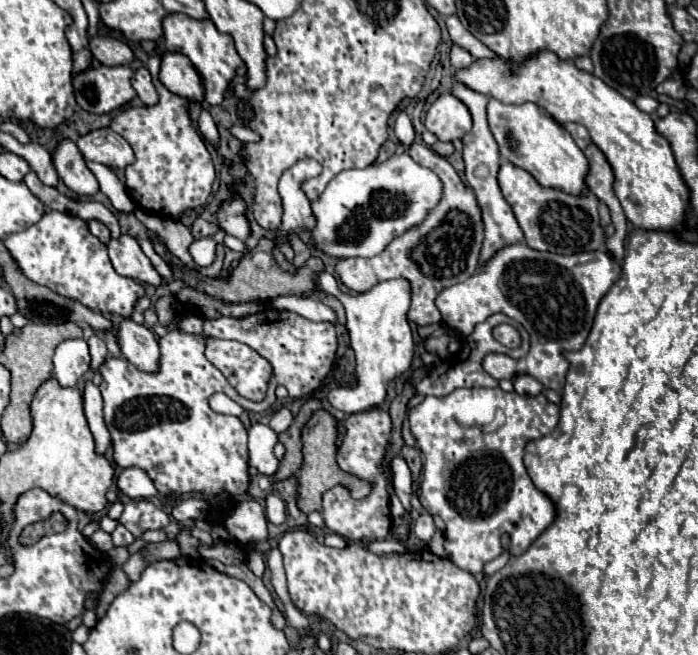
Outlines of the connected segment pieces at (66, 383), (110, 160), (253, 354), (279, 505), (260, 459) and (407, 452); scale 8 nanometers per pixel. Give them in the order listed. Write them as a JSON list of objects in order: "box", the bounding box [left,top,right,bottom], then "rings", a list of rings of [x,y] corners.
[{"box":[53,339,91,387],"rings":[[[67,339],[59,343],[53,357],[53,375],[63,387],[73,387],[91,369],[89,345],[85,339]]]},{"box":[77,127,135,167],"rings":[[[111,127],[89,131],[77,139],[77,147],[87,161],[103,163],[107,167],[127,167],[135,161],[131,145]]]},{"box":[205,340,273,401],"rings":[[[220,340],[220,349],[206,350],[205,356],[229,379],[229,383],[243,397],[247,397],[251,401],[261,401],[265,397],[265,391],[269,387],[269,377],[273,377],[273,367],[255,349],[238,341]]]},{"box":[265,493,285,525],"rings":[[[271,493],[265,497],[265,515],[267,515],[269,523],[273,523],[273,525],[285,523],[285,503],[279,495]]]},{"box":[249,423,279,477],"rings":[[[255,423],[249,429],[249,465],[257,467],[259,473],[271,477],[275,475],[279,461],[273,455],[273,445],[277,443],[277,433],[263,423]]]},{"box":[401,445,421,479],"rings":[[[405,445],[405,447],[401,449],[401,455],[403,455],[405,461],[409,463],[409,469],[411,469],[413,477],[417,479],[419,473],[421,473],[421,451],[419,451],[417,447],[409,447],[409,445]]]}]

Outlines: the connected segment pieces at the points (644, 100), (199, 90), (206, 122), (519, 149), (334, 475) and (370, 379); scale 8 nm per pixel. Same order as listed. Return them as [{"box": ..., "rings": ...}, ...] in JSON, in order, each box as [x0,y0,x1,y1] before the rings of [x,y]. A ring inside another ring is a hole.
[{"box":[635,97,659,115],"rings":[[[639,97],[639,99],[635,99],[635,105],[637,105],[641,111],[653,115],[655,109],[657,109],[657,105],[659,105],[659,101],[653,99],[653,97]]]},{"box":[159,51,203,99],"rings":[[[167,51],[161,57],[161,71],[159,81],[171,91],[185,99],[203,99],[203,83],[199,73],[193,69],[191,61],[181,53]]]},{"box":[199,100,219,147],"rings":[[[203,100],[200,105],[202,106],[202,111],[201,115],[199,115],[199,131],[201,131],[201,135],[203,135],[211,145],[217,147],[219,133],[217,133],[217,125],[215,125],[215,121],[213,121],[213,117],[211,117],[211,113],[209,112],[210,105],[206,100]]]},{"box":[487,99,589,193],"rings":[[[489,99],[487,105],[489,129],[499,145],[501,157],[509,163],[529,171],[543,187],[555,187],[565,193],[581,193],[585,187],[585,175],[589,171],[583,151],[575,145],[573,137],[559,125],[553,117],[547,115],[535,103],[505,105],[497,99]]]},{"box":[297,411,371,515],"rings":[[[317,411],[313,413],[313,417],[307,421],[305,429],[301,431],[301,443],[303,443],[303,465],[301,465],[301,473],[297,477],[297,507],[309,515],[315,509],[321,509],[321,497],[325,491],[329,491],[333,485],[345,485],[355,499],[363,499],[369,491],[371,485],[347,475],[345,471],[339,469],[335,455],[337,455],[337,447],[335,447],[335,439],[337,439],[337,431],[335,431],[335,417],[329,411]]]},{"box":[317,271,415,413],"rings":[[[321,271],[317,279],[319,279],[321,289],[325,289],[327,293],[333,291],[333,295],[343,303],[343,307],[347,311],[345,327],[349,331],[349,339],[351,339],[351,347],[355,351],[356,359],[353,385],[331,389],[327,399],[335,409],[339,409],[343,413],[367,411],[369,407],[375,407],[383,401],[385,391],[387,391],[387,383],[411,367],[415,343],[413,343],[409,319],[407,319],[409,301],[411,301],[409,281],[405,281],[405,279],[381,281],[365,293],[347,295],[347,293],[339,291],[337,281],[331,273]]]}]

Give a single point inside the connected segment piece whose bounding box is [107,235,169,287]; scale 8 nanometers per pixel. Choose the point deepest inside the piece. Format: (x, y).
(128, 260)

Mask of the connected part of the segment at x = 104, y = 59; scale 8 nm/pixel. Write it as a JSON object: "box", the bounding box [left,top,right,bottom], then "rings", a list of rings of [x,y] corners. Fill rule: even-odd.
{"box":[89,35,133,67],"rings":[[[111,35],[93,37],[89,41],[89,51],[91,51],[93,59],[97,59],[105,67],[127,65],[129,61],[133,61],[133,53],[127,47],[127,43],[123,43],[117,37],[111,37]]]}

